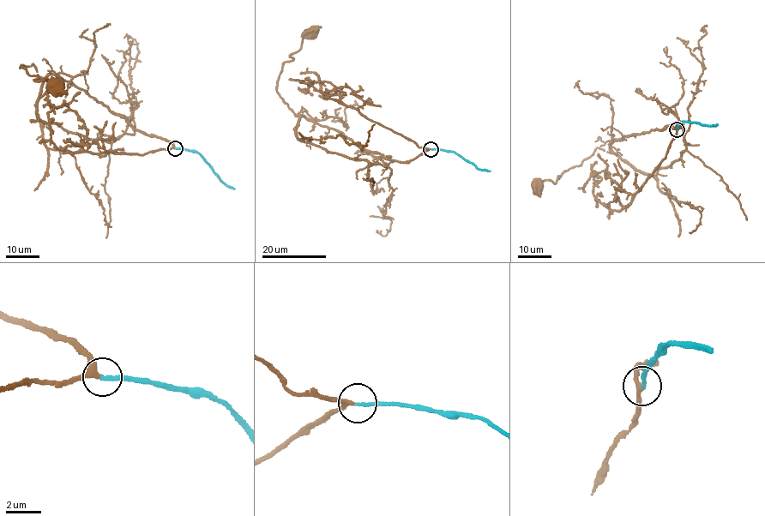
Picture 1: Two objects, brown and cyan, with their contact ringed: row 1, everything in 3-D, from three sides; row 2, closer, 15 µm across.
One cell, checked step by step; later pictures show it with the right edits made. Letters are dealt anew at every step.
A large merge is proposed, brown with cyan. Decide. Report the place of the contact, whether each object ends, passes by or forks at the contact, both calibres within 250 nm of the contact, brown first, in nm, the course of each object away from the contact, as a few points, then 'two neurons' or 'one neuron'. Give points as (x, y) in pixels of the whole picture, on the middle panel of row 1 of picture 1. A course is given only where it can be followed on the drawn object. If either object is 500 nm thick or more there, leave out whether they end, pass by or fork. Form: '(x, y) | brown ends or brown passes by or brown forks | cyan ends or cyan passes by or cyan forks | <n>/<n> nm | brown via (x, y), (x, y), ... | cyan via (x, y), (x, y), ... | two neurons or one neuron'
(430, 149) | brown passes by | cyan ends | 240/220 nm | brown via (430, 149), (410, 160), (390, 159), (288, 108), (276, 90), (277, 79), (310, 33) | cyan via (430, 149), (452, 151), (478, 169), (490, 170) | one neuron

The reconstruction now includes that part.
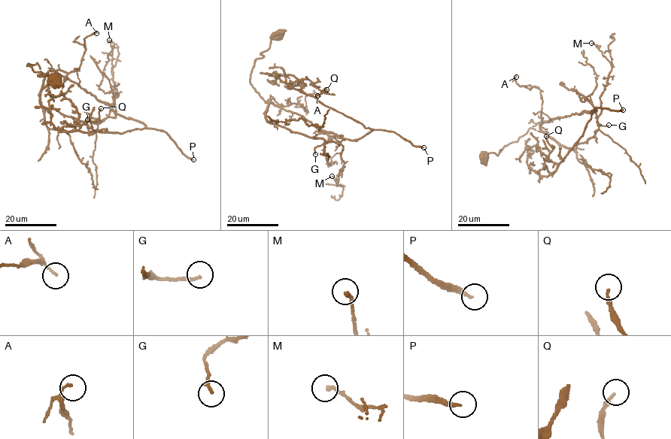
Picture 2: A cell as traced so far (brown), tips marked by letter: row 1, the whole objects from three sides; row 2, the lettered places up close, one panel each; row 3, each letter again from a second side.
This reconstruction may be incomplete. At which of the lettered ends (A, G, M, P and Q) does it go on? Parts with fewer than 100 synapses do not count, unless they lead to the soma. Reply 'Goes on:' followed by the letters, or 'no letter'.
Goes on: P

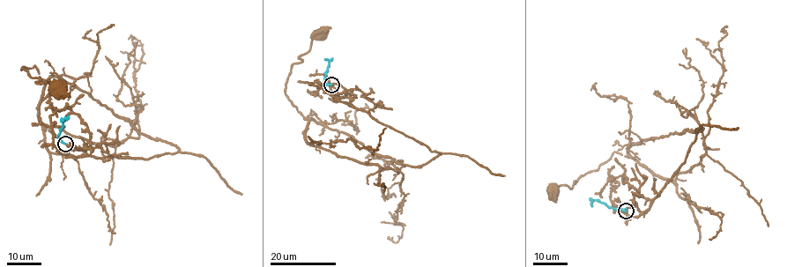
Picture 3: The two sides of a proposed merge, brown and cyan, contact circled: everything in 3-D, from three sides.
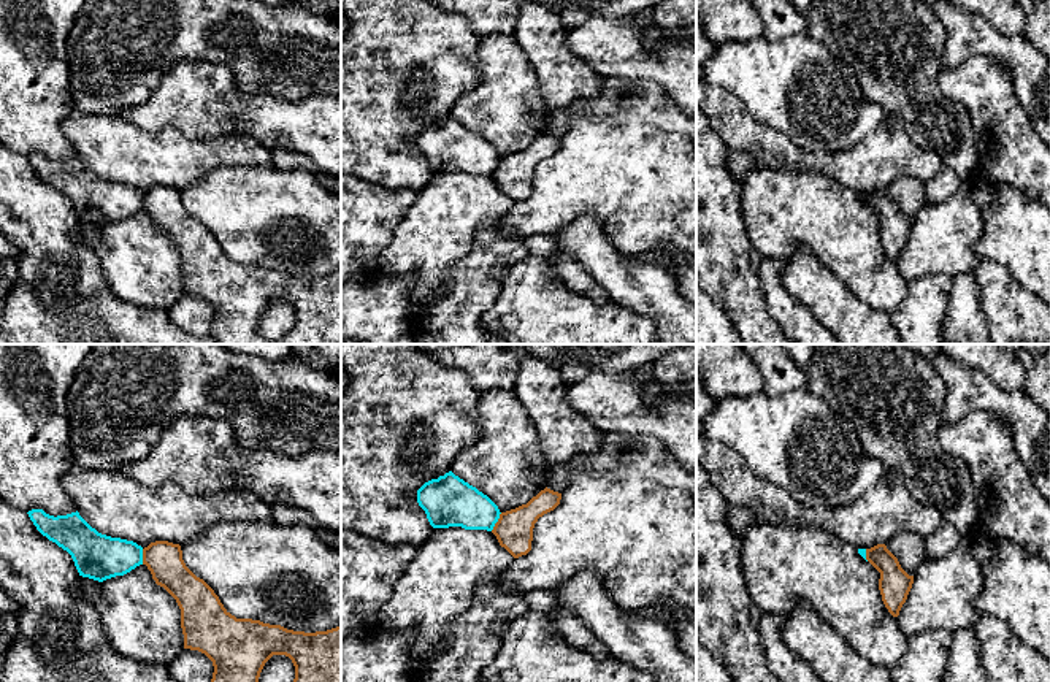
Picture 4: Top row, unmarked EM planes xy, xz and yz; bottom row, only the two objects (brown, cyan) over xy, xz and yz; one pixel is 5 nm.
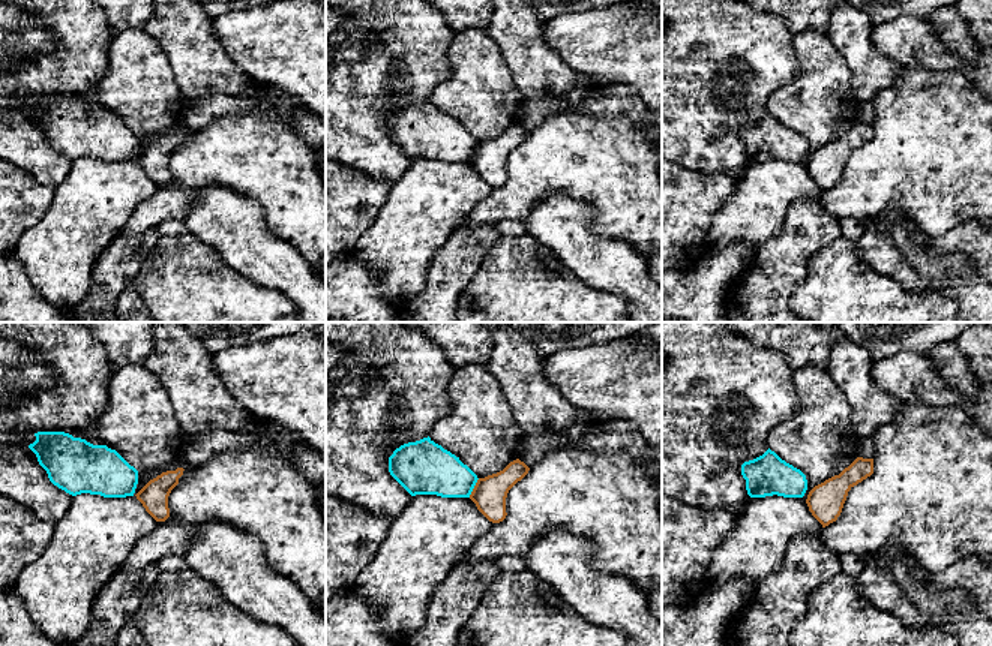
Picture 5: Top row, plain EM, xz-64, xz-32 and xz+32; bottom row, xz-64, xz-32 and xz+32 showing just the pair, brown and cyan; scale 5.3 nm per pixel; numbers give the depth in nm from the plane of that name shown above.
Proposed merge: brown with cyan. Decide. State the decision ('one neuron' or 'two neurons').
two neurons

